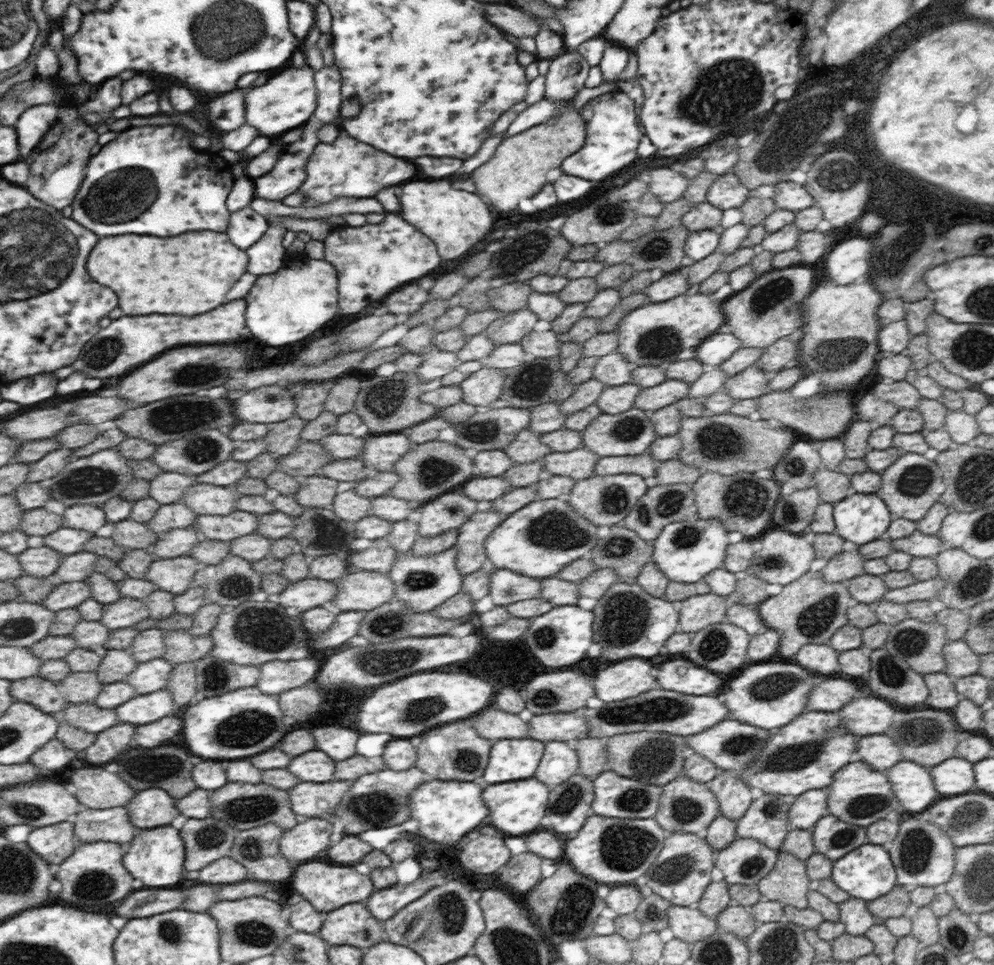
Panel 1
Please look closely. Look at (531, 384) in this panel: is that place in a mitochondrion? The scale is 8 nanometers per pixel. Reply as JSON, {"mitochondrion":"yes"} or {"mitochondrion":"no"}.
{"mitochondrion":"yes"}

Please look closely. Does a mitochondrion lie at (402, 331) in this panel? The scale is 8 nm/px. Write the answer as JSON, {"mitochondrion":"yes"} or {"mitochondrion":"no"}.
{"mitochondrion":"no"}

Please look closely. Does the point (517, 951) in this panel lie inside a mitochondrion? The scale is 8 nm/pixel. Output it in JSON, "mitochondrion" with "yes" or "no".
{"mitochondrion":"yes"}

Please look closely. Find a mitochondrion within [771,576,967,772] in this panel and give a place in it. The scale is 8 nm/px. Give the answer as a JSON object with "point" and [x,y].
{"point":[815,619]}

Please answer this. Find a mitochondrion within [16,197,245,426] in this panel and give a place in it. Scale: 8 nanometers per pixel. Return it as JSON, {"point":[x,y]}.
{"point":[102,352]}

